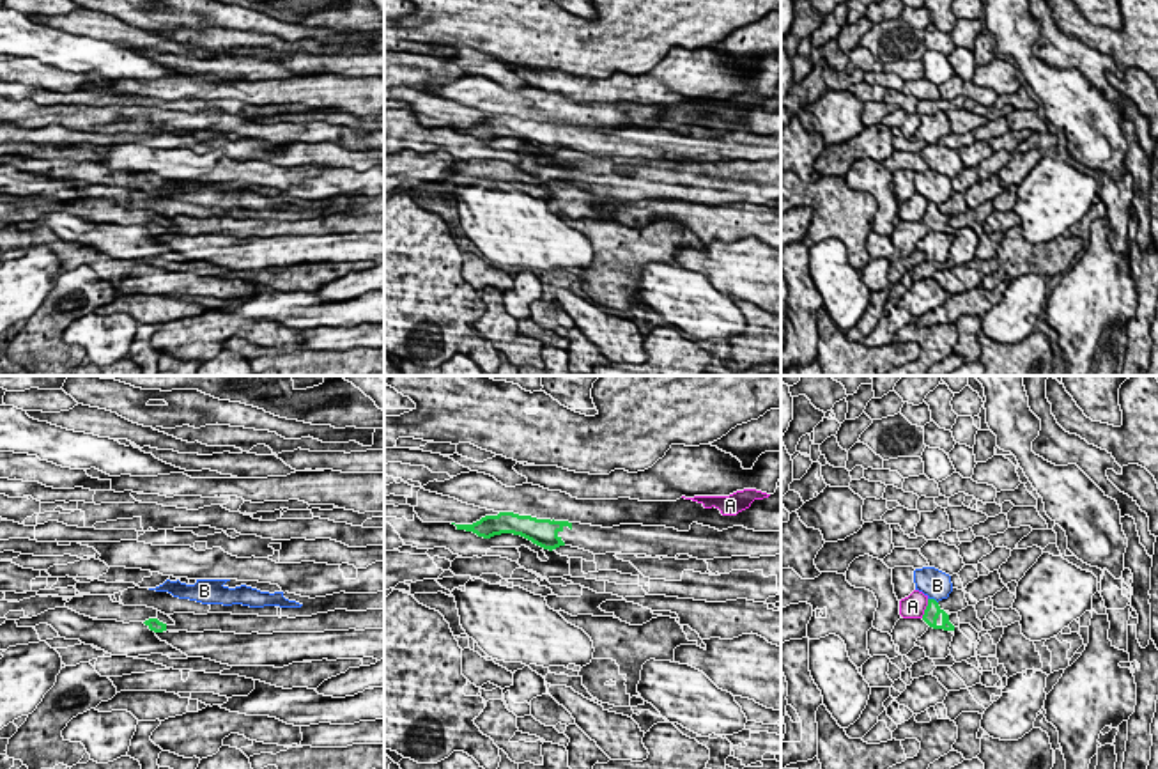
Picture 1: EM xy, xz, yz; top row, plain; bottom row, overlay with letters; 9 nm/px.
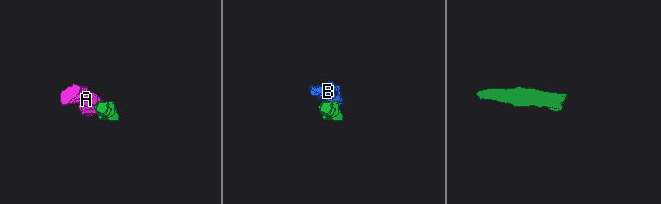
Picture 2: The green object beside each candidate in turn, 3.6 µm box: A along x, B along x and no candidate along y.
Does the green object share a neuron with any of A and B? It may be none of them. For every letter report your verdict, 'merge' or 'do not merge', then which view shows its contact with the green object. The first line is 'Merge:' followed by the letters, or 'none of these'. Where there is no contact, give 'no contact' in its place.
Merge: none of these
A: do not merge; contact in yz
B: do not merge; contact in yz

